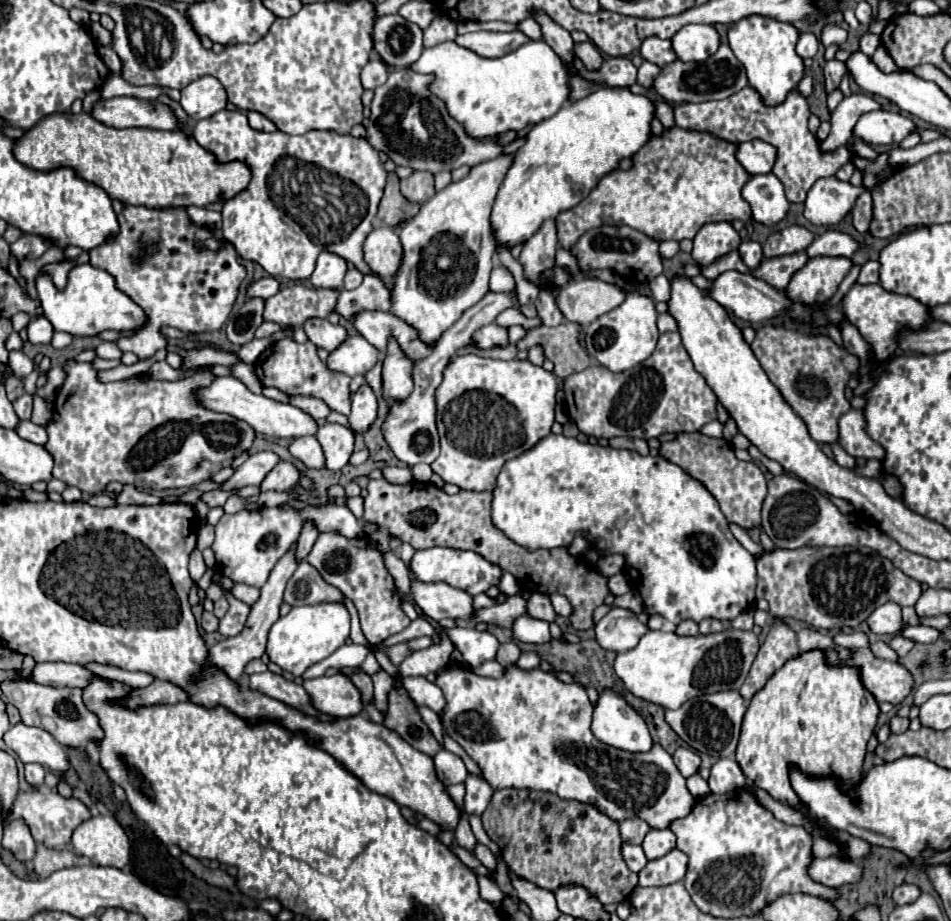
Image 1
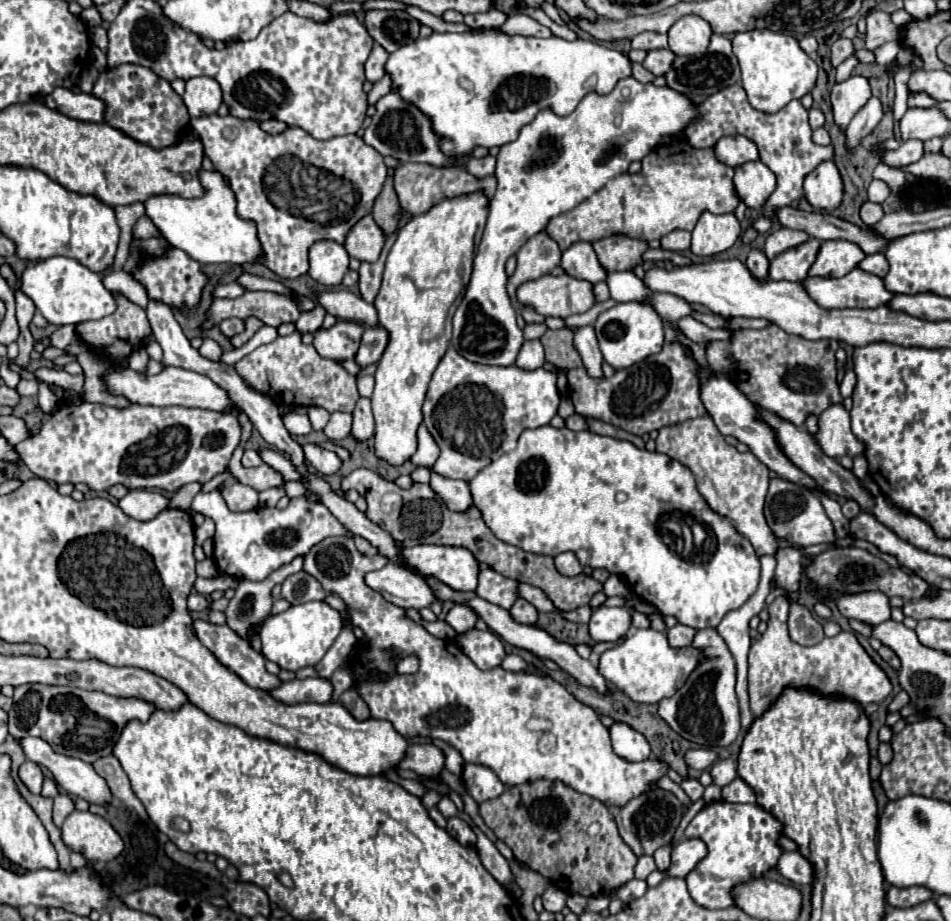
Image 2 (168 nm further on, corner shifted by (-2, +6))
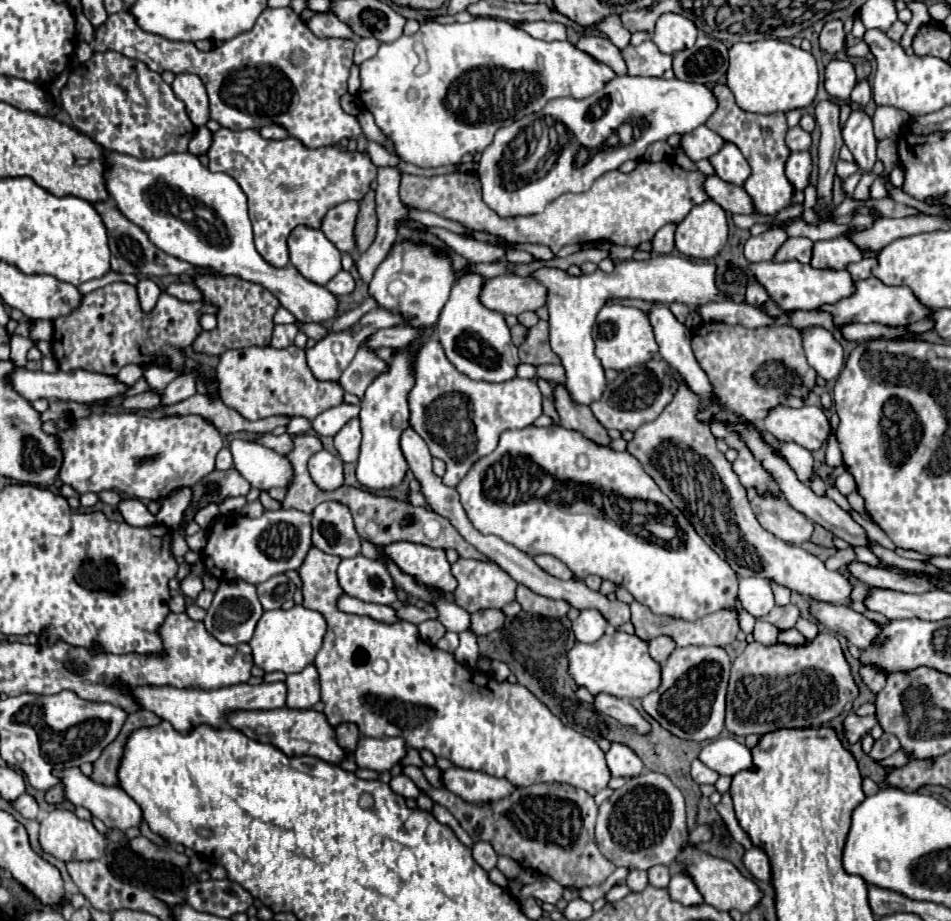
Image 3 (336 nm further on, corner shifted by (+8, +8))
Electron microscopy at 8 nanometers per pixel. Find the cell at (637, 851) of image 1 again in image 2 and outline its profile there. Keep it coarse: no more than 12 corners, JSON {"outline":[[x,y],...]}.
{"outline":[[644,855],[636,865],[636,879],[654,871],[654,859]]}

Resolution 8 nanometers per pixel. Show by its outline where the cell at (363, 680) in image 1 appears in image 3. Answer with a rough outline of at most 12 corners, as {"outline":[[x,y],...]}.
{"outline":[[352,723],[336,729],[340,745],[348,757],[360,741],[360,731]]}

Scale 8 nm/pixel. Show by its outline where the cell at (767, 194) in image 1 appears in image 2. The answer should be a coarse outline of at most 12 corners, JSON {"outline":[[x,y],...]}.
{"outline":[[764,163],[734,167],[734,187],[748,207],[760,209],[776,189]]}

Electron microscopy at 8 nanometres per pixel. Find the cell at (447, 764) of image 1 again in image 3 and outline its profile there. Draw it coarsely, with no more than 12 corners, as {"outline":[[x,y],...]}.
{"outline":[[362,737],[354,759],[362,769],[390,771],[408,747],[402,737]]}

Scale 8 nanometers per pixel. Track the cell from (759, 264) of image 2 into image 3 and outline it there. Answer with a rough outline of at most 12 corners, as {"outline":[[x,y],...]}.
{"outline":[[754,277],[746,283],[746,303],[760,305],[766,289]]}

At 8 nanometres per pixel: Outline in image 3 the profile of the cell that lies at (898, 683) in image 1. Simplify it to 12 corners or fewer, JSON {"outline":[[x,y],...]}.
{"outline":[[832,633],[752,641],[726,729],[826,725],[860,689]]}

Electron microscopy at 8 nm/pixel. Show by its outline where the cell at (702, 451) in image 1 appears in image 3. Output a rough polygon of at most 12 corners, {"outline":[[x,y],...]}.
{"outline":[[680,383],[628,451],[740,577],[850,605],[854,585],[758,523]]}

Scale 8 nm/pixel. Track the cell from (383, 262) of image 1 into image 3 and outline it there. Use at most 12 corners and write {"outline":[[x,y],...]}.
{"outline":[[358,201],[330,209],[320,231],[340,253],[354,253]]}

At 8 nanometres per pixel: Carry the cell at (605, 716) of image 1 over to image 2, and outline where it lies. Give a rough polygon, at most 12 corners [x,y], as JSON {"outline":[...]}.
{"outline":[[614,723],[614,753],[626,761],[646,761],[646,737],[626,723]]}

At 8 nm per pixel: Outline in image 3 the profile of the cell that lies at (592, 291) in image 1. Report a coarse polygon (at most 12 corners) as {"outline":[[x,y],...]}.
{"outline":[[534,277],[488,279],[480,301],[502,315],[546,305],[548,289]]}

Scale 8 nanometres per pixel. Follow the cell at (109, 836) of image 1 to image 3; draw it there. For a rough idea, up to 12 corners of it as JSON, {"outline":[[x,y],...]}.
{"outline":[[68,809],[40,823],[40,845],[62,861],[100,859],[106,837]]}

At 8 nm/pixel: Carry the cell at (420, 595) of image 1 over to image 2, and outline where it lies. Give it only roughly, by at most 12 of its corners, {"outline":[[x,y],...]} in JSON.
{"outline":[[394,563],[366,573],[388,603],[424,609],[436,601],[422,577]]}

